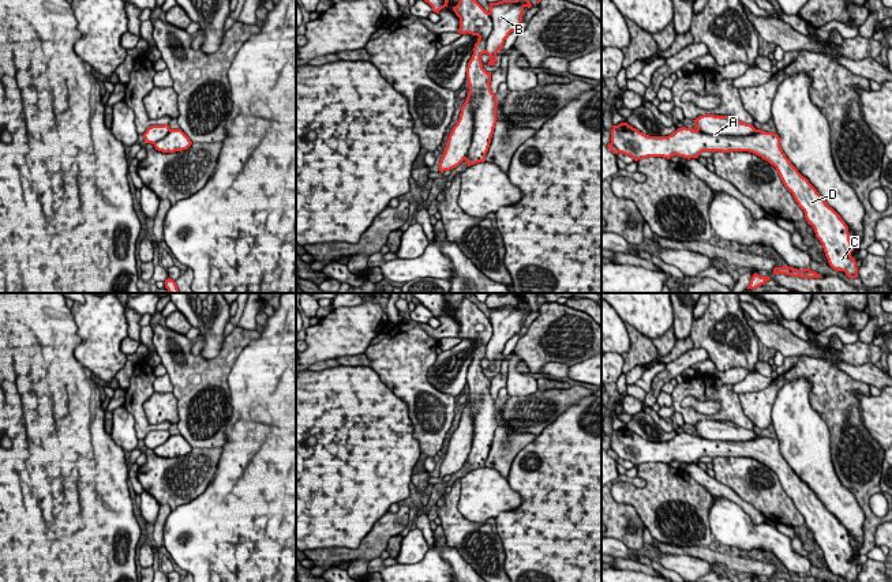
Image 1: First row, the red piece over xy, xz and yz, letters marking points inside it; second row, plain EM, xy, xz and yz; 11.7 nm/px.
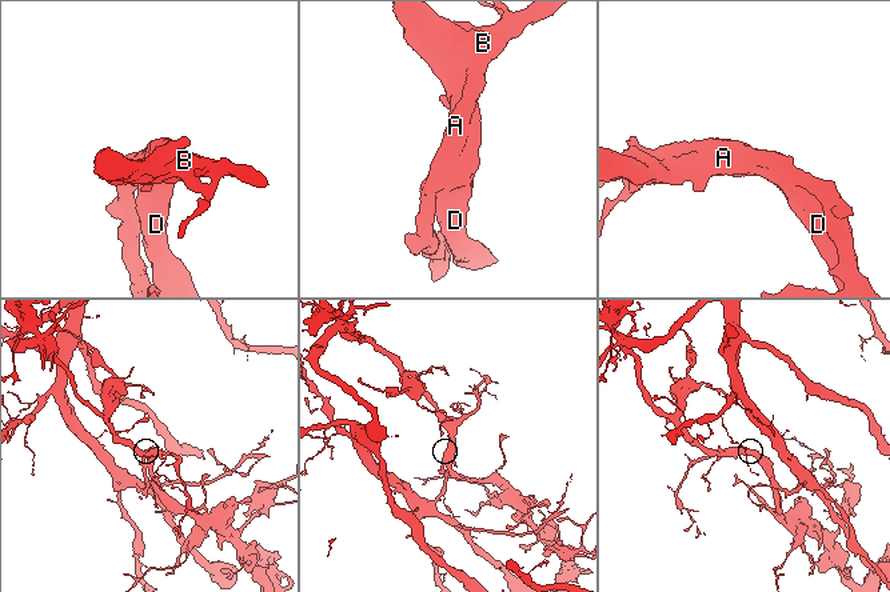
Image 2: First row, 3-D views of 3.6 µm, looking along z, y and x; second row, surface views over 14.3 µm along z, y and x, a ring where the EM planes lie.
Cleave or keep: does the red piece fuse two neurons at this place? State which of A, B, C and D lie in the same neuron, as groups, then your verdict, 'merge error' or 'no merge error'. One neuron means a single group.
A B / C D | merge error

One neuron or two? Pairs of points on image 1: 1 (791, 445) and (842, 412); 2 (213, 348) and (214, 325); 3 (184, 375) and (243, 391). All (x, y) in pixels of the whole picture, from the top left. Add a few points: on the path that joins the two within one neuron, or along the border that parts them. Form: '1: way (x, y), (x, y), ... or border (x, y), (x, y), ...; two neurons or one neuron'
1: border (810, 394), (810, 406), (828, 428), (831, 454); two neurons
2: way (213, 342), (213, 330); one neuron
3: border (238, 356), (228, 376), (229, 420); two neurons

